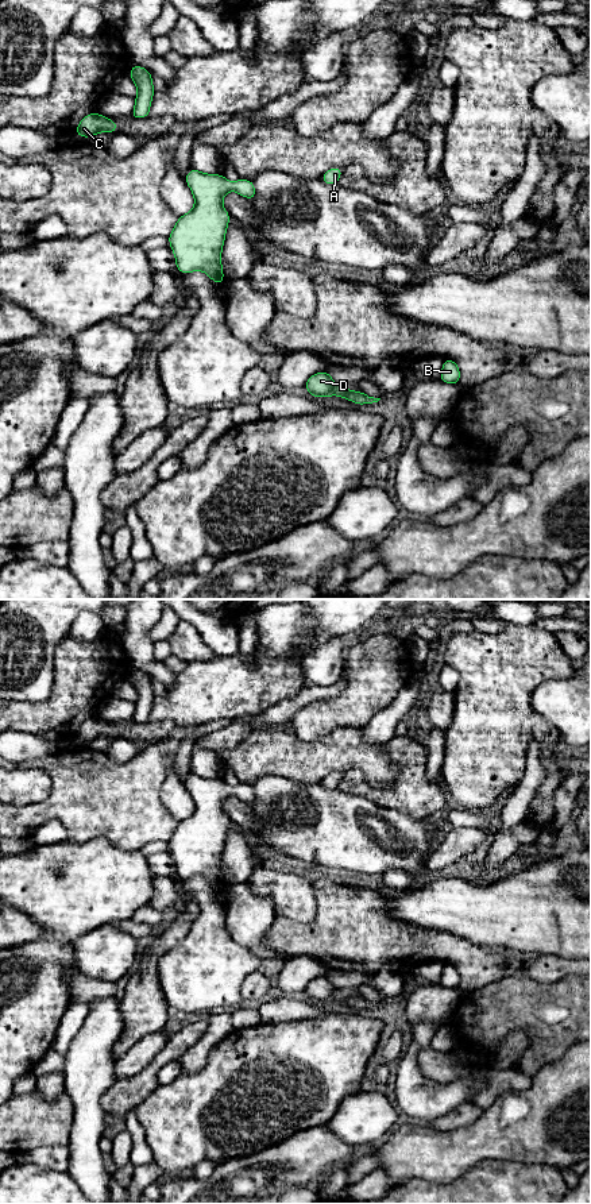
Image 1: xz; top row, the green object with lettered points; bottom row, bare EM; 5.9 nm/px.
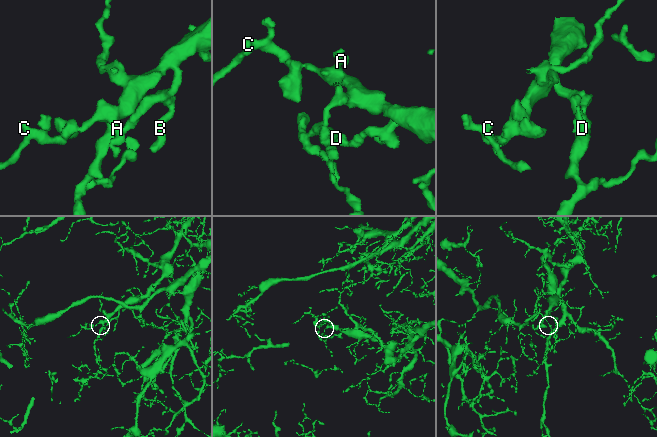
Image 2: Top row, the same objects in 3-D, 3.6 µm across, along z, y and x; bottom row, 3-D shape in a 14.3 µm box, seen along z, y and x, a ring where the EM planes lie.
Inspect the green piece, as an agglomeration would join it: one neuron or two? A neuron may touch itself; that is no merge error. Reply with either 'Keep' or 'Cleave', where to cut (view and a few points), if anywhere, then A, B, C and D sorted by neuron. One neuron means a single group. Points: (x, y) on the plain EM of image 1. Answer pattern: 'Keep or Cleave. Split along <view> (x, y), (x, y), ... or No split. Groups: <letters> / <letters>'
Keep. No split. Groups: A B C D

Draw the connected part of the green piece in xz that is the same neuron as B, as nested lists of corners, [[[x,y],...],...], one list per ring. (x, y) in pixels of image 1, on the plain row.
[[[444,964],[440,985],[444,988],[459,989],[460,985],[460,973],[457,968],[452,964]]]

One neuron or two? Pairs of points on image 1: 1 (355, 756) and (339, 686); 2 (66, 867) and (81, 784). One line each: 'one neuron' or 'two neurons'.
1: two neurons
2: two neurons

